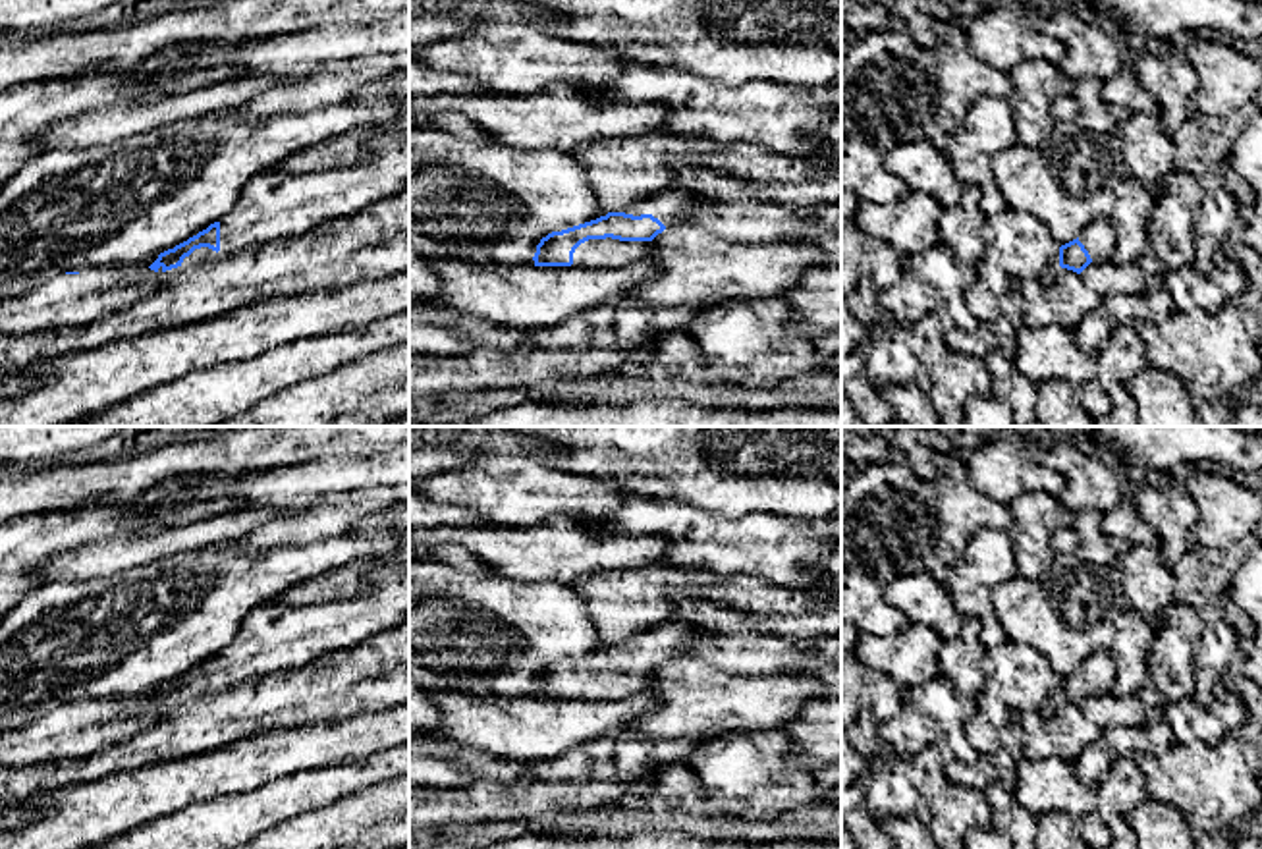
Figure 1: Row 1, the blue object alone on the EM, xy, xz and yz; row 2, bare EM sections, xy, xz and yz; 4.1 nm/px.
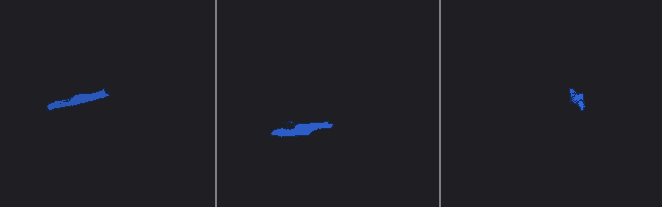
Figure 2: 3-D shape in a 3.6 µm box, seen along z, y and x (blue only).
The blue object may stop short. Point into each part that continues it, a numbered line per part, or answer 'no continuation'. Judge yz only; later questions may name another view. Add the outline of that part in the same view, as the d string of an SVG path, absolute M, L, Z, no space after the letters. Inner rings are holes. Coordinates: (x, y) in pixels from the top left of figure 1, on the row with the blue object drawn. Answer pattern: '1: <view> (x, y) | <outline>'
1: yz (1098, 238) | M1100 220L1090 224L1081 235L1079 241L1088 251L1092 262L1111 260L1113 253L1113 230L1110 220Z

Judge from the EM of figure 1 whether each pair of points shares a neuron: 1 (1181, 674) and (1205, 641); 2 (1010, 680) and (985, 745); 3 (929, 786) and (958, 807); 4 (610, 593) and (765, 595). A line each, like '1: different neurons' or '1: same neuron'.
1: different neurons
2: same neuron
3: same neuron
4: same neuron

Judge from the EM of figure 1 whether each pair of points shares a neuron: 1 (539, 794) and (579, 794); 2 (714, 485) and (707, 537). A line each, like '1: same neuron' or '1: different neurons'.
1: same neuron
2: different neurons

